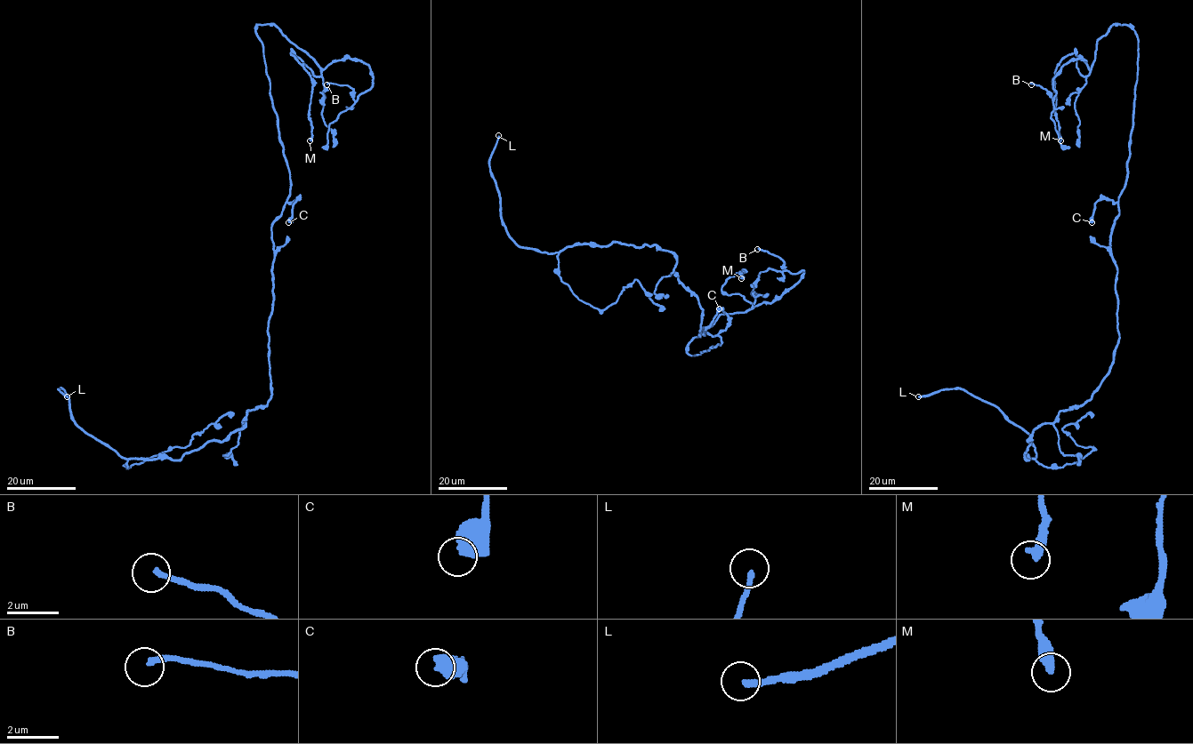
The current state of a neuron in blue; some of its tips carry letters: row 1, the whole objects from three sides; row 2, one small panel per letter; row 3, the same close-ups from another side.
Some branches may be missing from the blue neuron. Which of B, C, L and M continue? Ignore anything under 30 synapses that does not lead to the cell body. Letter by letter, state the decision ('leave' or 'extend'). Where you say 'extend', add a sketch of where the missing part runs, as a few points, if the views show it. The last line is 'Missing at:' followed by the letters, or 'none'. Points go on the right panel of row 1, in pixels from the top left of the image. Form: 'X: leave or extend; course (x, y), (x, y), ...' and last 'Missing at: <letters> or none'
B: leave
C: leave
L: extend
M: leave
Missing at: L

